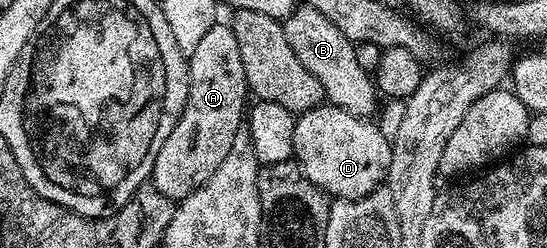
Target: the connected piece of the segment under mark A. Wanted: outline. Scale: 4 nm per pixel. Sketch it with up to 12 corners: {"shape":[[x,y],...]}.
{"shape":[[230,23],[202,35],[187,105],[149,180],[193,194],[244,127],[249,89]]}

